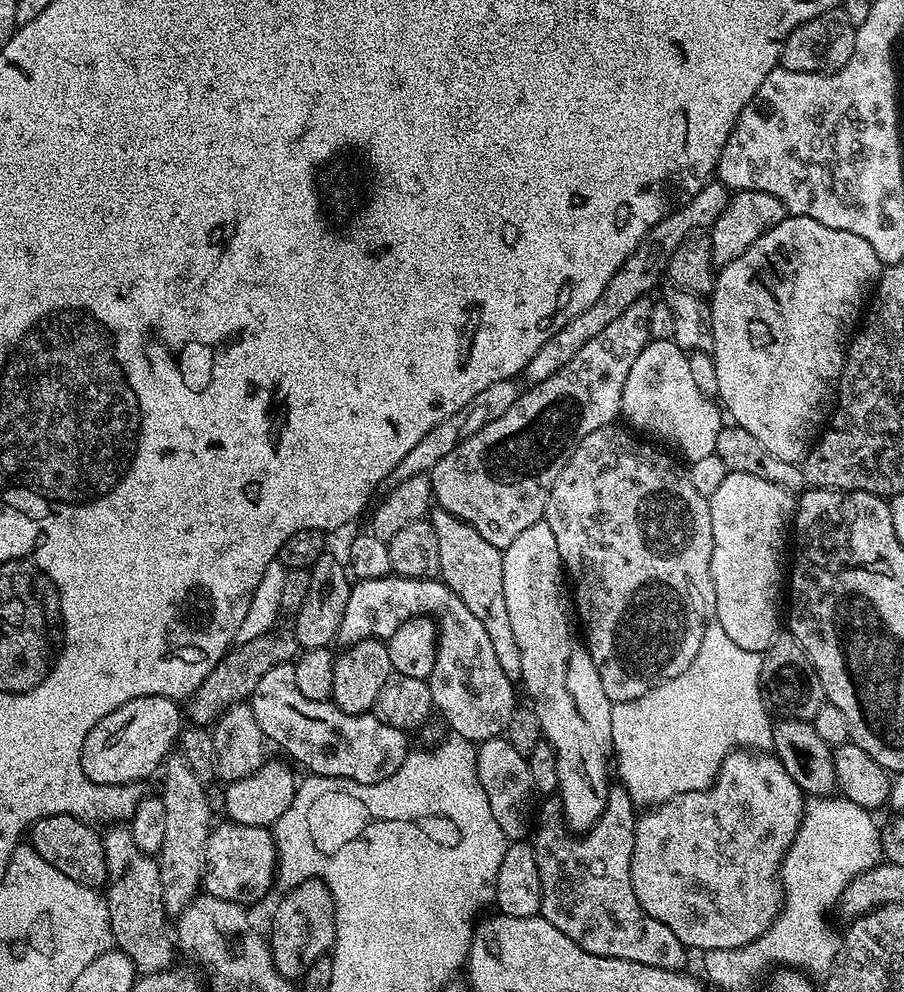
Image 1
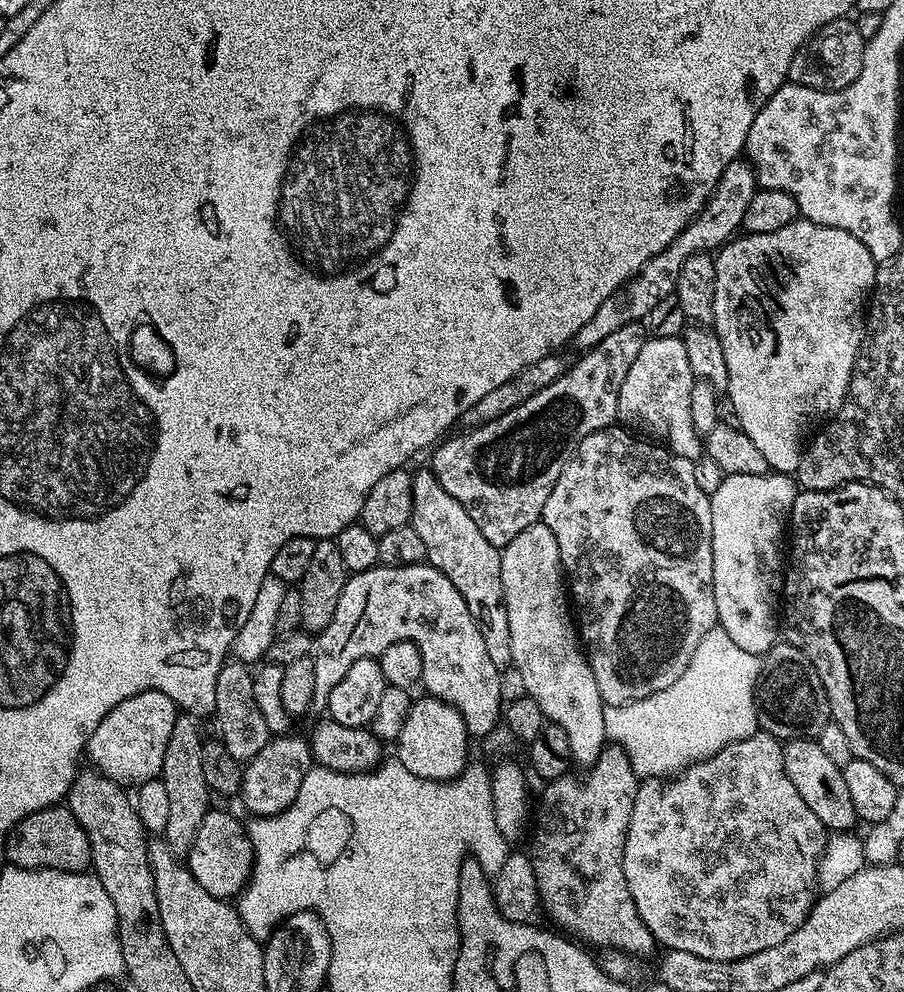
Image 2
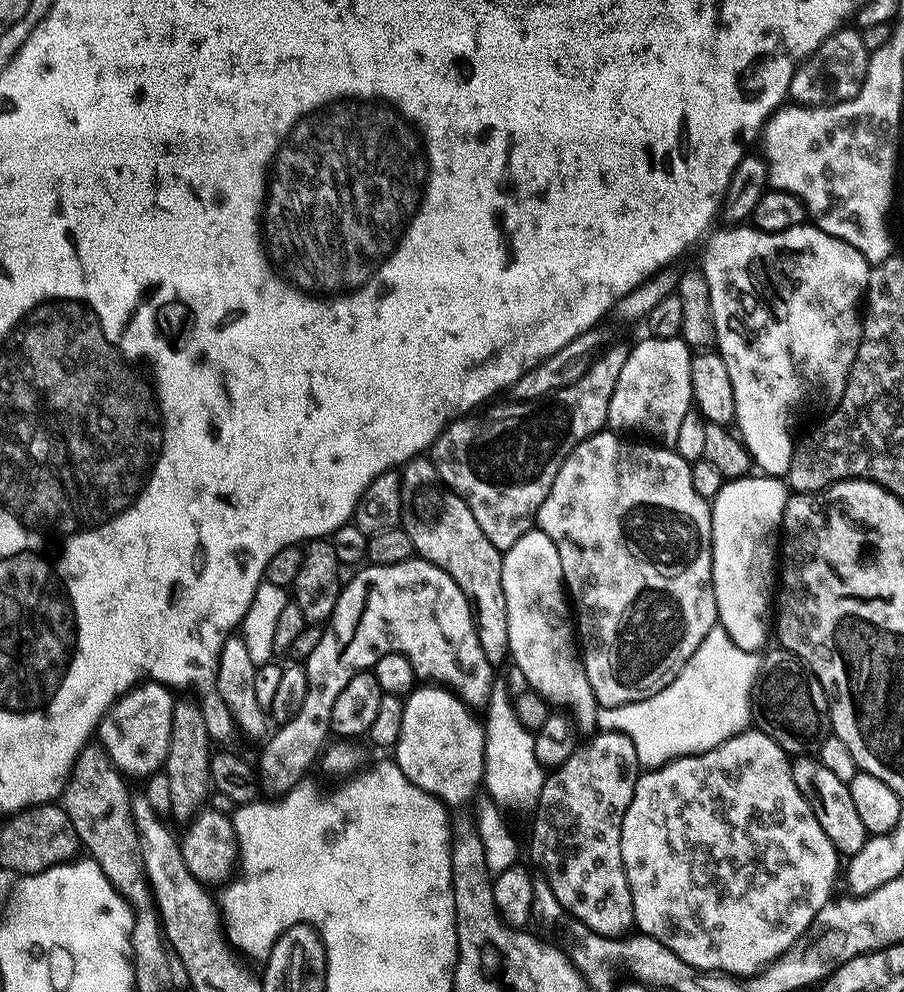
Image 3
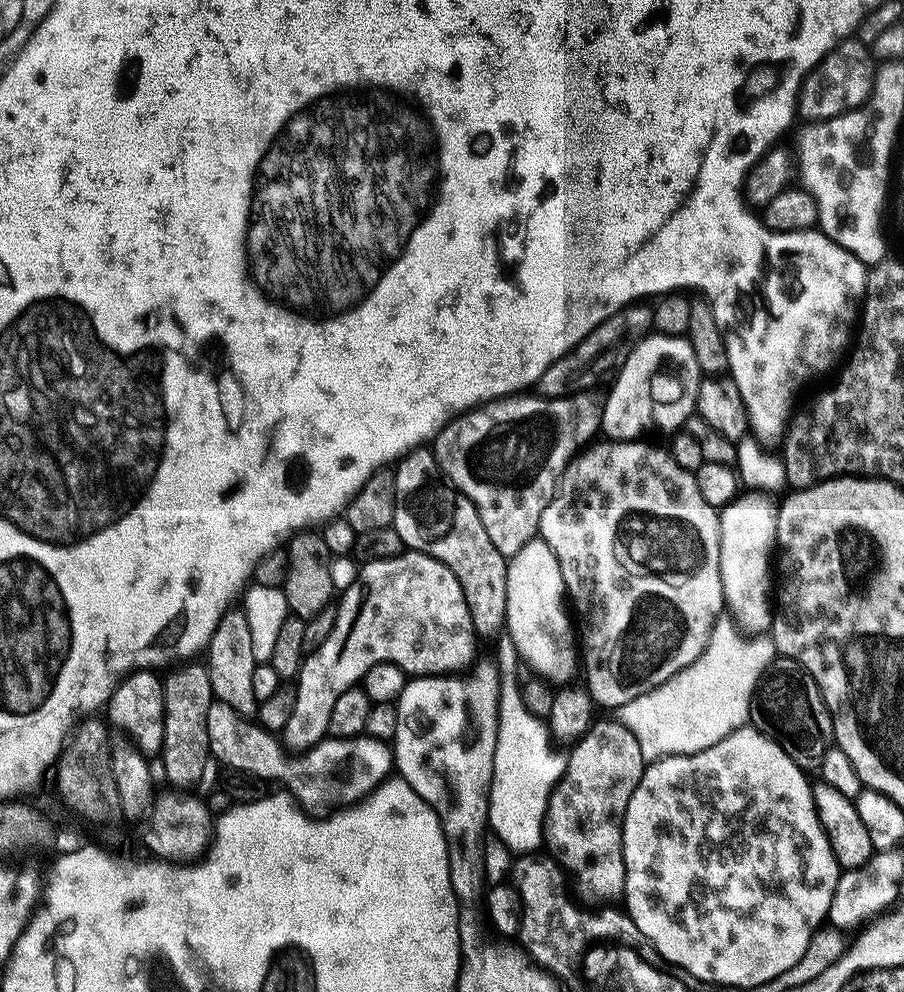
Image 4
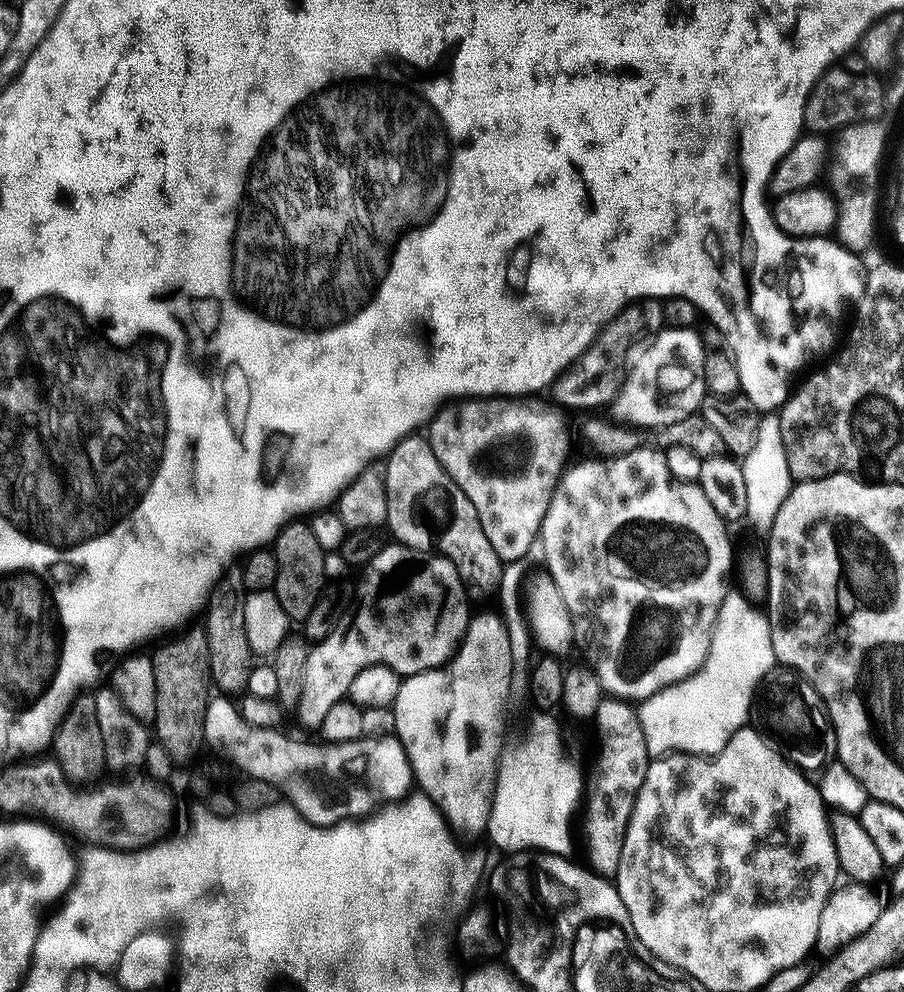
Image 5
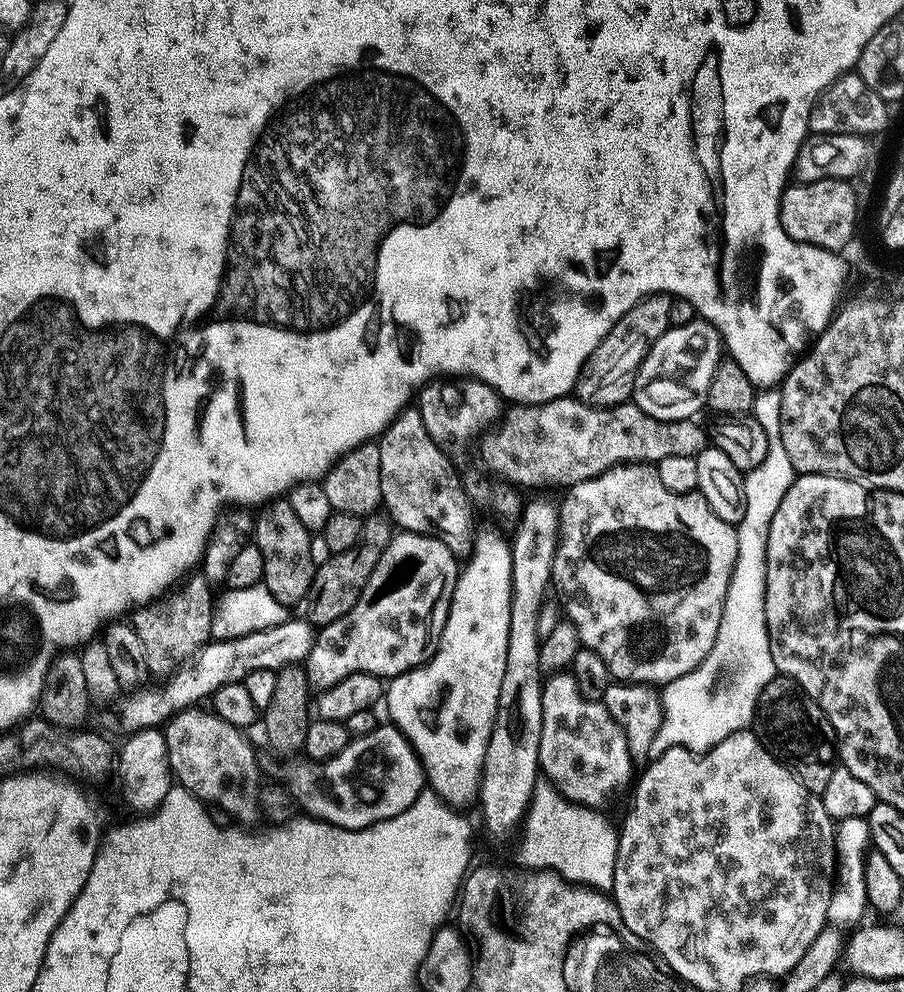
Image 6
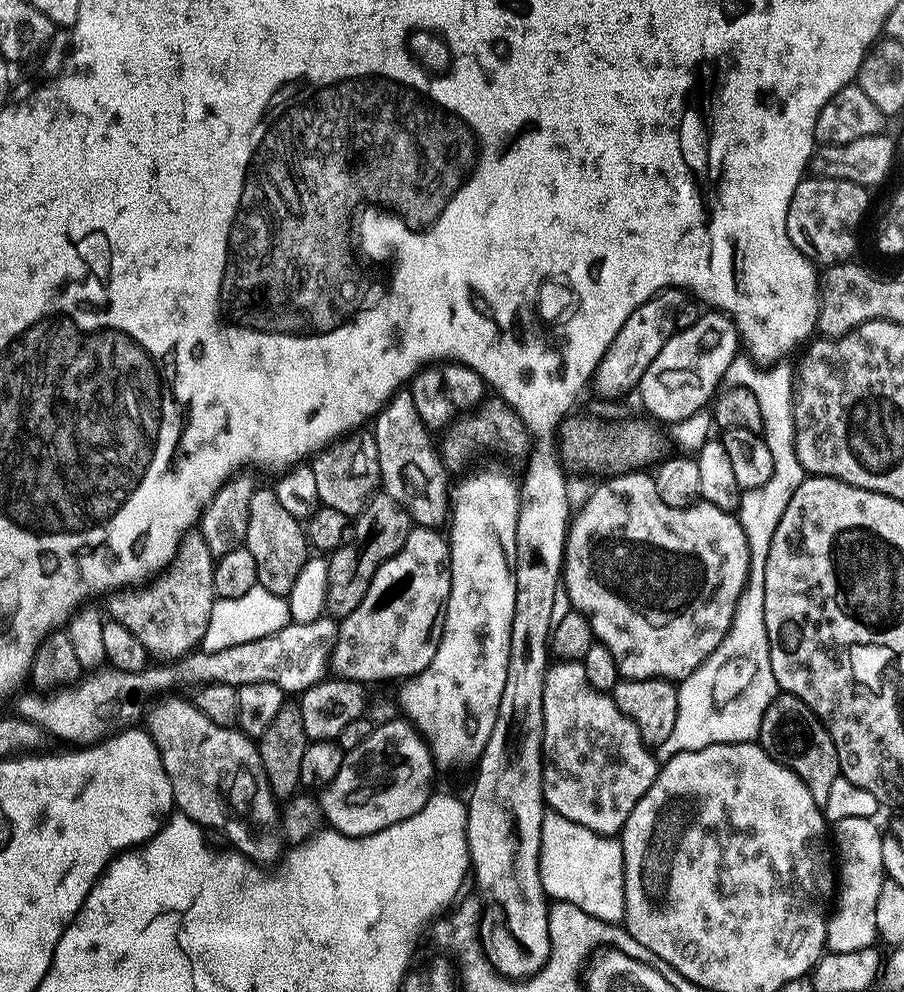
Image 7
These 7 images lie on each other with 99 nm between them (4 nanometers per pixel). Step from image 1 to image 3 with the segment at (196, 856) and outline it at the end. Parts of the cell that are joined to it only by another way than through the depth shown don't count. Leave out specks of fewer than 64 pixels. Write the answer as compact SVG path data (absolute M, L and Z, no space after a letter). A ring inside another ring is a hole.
M177 699L172 706L172 729L170 730L170 746L163 772L168 776L170 786L171 815L193 817L201 811L204 799L210 793L210 762L214 748L208 738L206 718L202 714L199 703L195 699Z

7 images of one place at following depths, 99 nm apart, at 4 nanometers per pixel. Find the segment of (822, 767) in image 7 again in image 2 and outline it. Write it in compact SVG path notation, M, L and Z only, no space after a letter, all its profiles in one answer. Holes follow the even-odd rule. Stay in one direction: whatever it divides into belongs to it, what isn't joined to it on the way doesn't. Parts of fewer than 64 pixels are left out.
M778 642L770 651L764 653L760 665L760 676L756 680L754 695L756 702L756 722L761 732L767 732L775 740L811 740L819 737L820 732L830 722L832 711L826 698L826 690L806 654L798 646Z

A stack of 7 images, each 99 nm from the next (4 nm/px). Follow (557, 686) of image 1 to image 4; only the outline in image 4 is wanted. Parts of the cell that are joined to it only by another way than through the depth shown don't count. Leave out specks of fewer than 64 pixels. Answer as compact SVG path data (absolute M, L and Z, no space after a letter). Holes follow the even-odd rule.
M542 539L531 540L526 542L526 546L522 546L522 550L518 550L518 554L514 554L508 560L508 573L506 574L506 614L504 615L506 621L506 634L514 642L516 653L520 656L521 661L525 665L532 667L531 671L536 673L543 679L551 682L553 685L561 686L569 683L573 679L572 676L577 675L578 672L578 636L574 631L574 620L566 611L566 593L564 590L564 583L562 582L562 570L558 570L558 560L554 558L554 554L550 550L550 546L546 546L546 542Z

